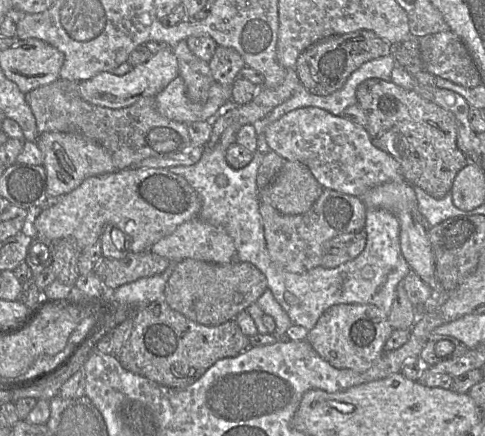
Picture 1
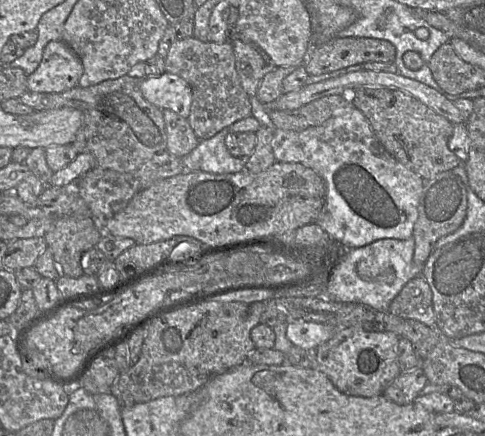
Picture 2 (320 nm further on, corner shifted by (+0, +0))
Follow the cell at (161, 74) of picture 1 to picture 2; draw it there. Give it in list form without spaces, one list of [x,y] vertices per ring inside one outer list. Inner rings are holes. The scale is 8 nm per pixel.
[[[164,72],[158,77],[145,77],[141,80],[143,97],[161,110],[171,110],[187,119],[190,113],[192,93],[185,80]]]

